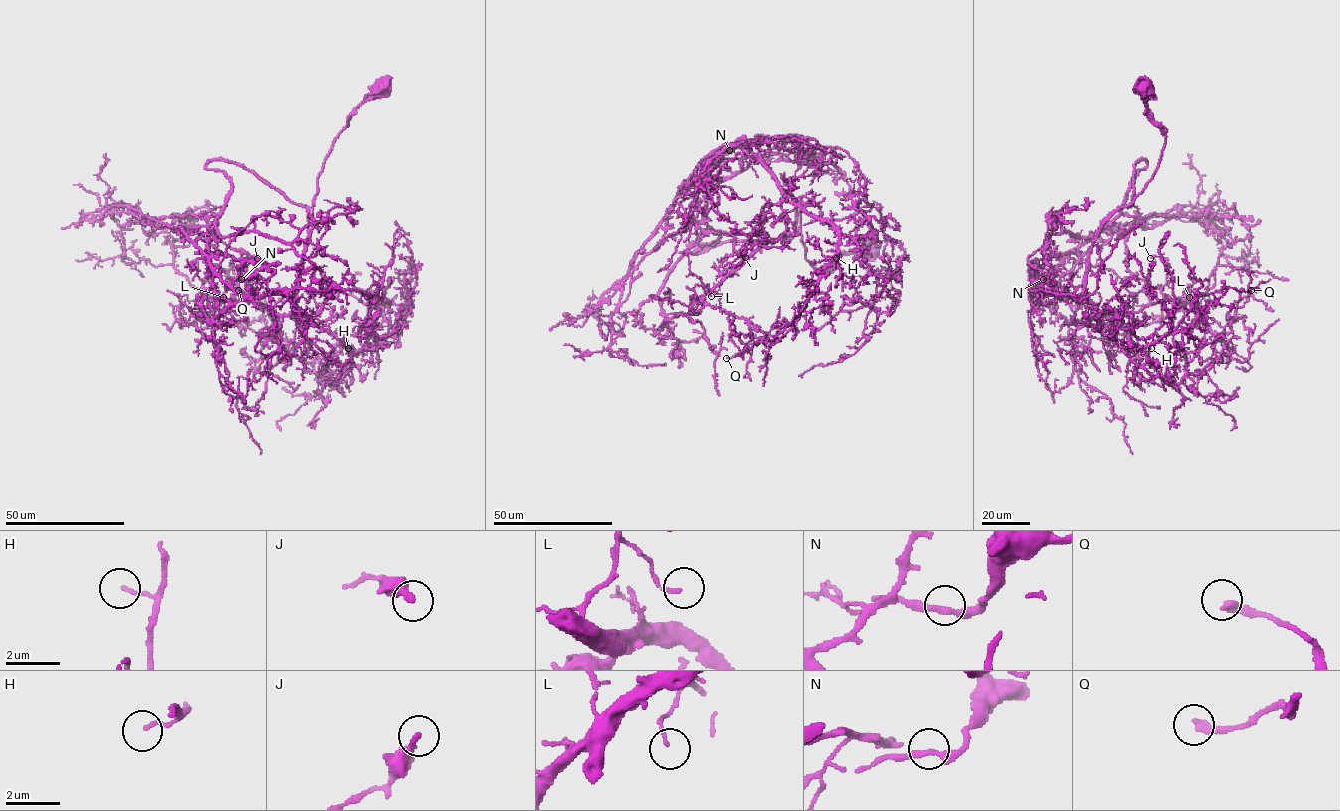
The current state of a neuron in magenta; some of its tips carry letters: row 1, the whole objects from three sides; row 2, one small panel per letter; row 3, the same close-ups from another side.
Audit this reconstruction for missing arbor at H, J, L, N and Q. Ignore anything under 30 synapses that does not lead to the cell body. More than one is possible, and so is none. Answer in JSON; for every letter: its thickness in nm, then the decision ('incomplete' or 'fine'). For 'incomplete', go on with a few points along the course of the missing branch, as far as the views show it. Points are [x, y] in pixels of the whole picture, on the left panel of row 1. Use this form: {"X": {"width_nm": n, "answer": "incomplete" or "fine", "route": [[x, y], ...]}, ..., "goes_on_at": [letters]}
{"H": {"width_nm": 120, "answer": "fine"}, "J": {"width_nm": 280, "answer": "fine"}, "L": {"width_nm": 100, "answer": "fine"}, "N": {"width_nm": 240, "answer": "fine"}, "Q": {"width_nm": 320, "answer": "fine"}, "goes_on_at": []}

